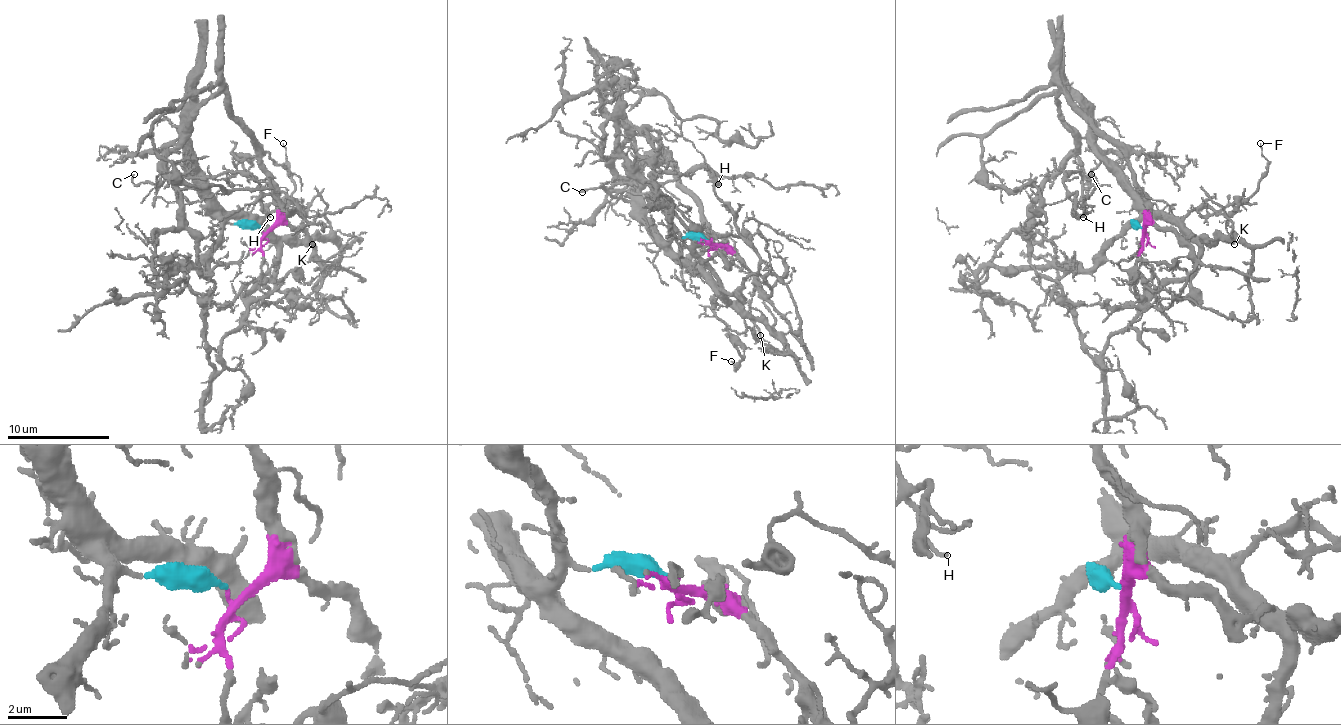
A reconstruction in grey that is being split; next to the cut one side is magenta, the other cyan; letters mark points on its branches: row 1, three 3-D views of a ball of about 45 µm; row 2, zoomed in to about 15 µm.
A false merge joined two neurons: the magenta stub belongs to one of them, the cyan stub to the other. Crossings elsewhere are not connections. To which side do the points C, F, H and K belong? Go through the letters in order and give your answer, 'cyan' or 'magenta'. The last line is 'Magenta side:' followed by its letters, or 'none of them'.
C: cyan
F: cyan
H: cyan
K: cyan
Magenta side: none of them

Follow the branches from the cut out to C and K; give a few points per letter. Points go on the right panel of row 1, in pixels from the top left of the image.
C: (1143, 226), (1137, 224), (1140, 203), (1101, 162), (1091, 172), (1094, 180), (1086, 182), (1091, 175)
K: (1143, 226), (1137, 224), (1148, 213), (1173, 213), (1197, 236), (1235, 244)

